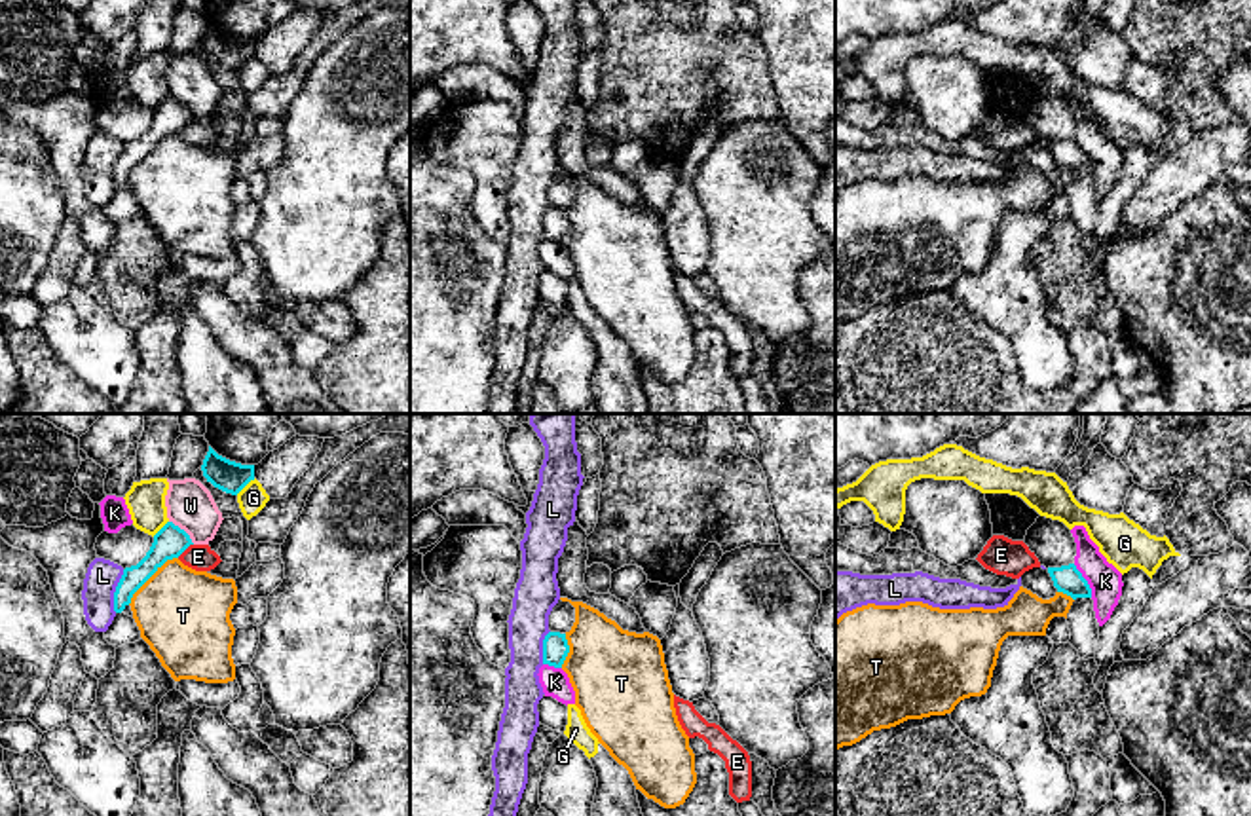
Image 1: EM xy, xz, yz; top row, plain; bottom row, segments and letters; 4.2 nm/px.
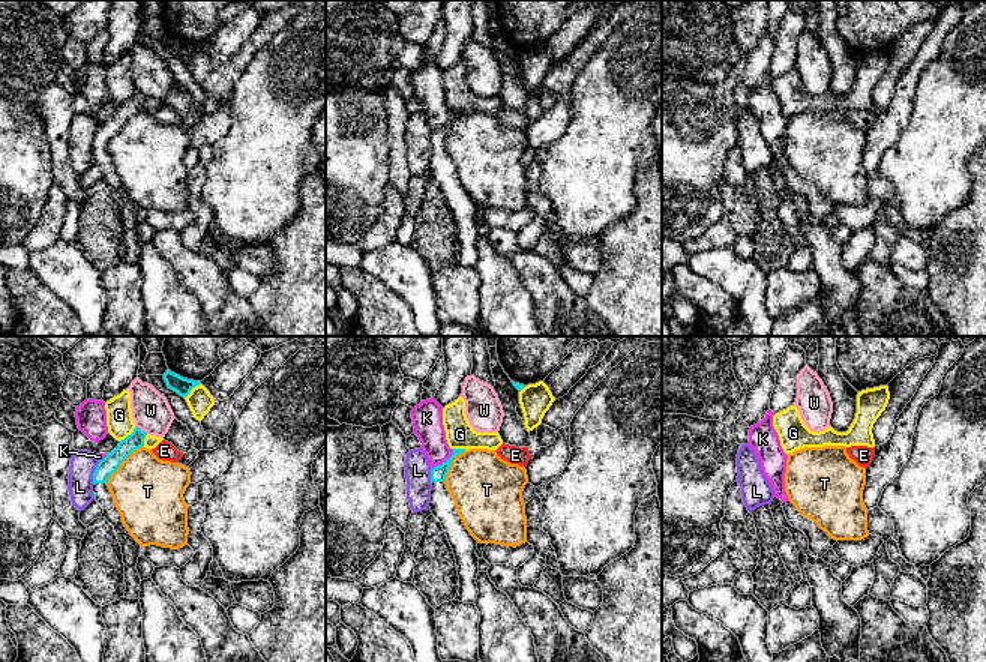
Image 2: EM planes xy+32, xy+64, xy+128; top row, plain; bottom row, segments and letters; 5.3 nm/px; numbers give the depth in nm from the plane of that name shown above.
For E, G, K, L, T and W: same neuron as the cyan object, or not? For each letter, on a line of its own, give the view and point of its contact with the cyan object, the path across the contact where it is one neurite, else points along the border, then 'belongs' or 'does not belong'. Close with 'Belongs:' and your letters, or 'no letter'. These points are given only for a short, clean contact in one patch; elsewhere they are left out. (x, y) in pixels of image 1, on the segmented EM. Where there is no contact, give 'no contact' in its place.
E: xy (185, 549) | along xy (192, 543), (177, 556) | does not belong
G: xy (245, 484) | does not belong
K: yz (1086, 581) | along yz (1073, 564), (1092, 596) | does not belong
L: xy (116, 591) | along xy (124, 570), (114, 593), (114, 612) | does not belong
T: xy (150, 575) | along xy (177, 556), (169, 558), (128, 604) | does not belong
W: xy (183, 530) | along xy (169, 520), (194, 543) | does not belong
Belongs: no letter

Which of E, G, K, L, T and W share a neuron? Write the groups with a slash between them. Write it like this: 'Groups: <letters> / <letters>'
Groups: E / G / K / L / T / W

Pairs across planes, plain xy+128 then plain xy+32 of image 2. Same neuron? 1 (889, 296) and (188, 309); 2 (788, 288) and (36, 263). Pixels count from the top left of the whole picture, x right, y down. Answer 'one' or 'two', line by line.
1: two
2: two

